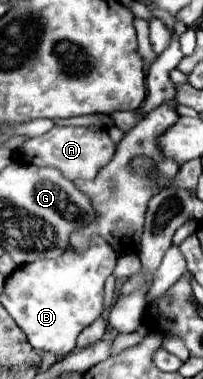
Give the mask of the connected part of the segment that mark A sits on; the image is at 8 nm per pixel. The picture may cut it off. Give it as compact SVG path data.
M54 126L50 132L28 138L18 146L18 154L22 156L24 162L32 162L36 166L52 166L60 170L68 180L78 180L78 178L88 178L92 180L98 170L110 162L114 156L116 144L110 140L108 132L98 128L72 128L72 126Z

